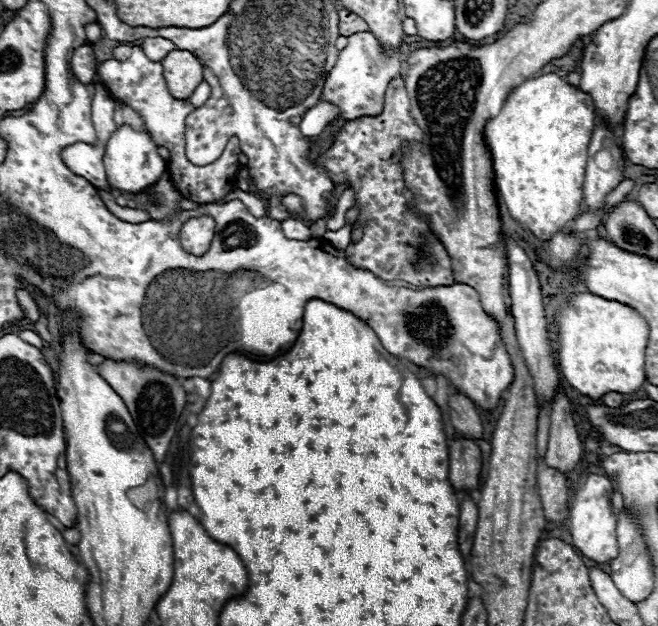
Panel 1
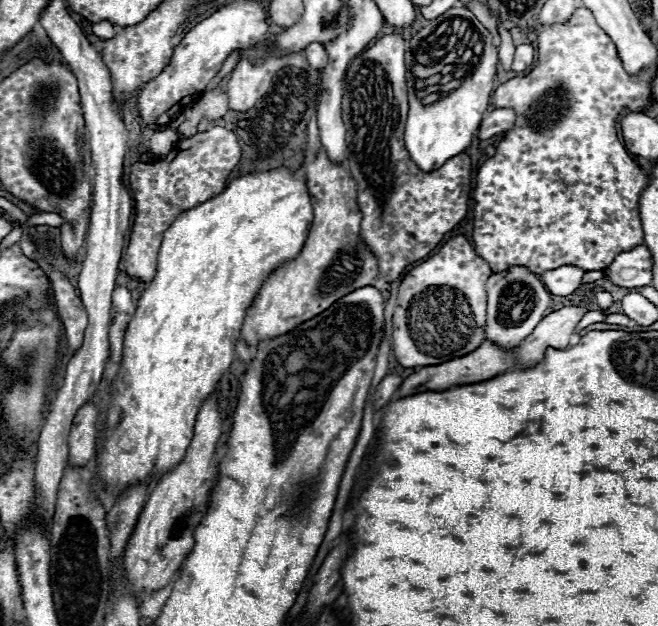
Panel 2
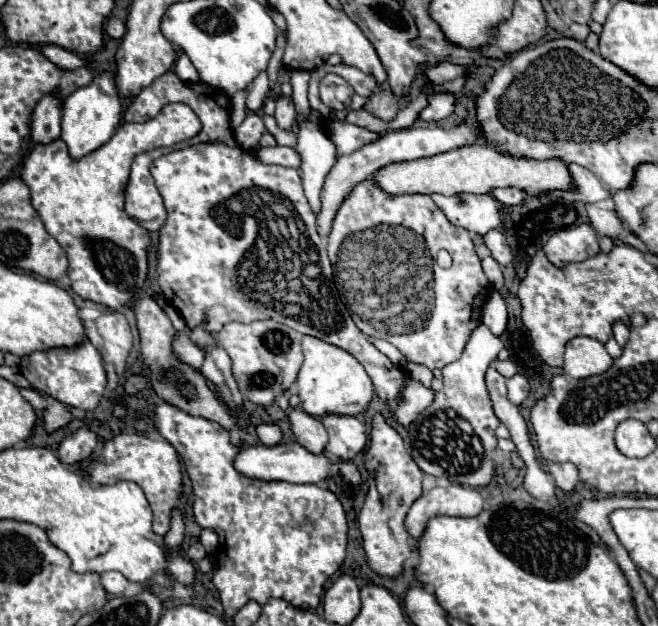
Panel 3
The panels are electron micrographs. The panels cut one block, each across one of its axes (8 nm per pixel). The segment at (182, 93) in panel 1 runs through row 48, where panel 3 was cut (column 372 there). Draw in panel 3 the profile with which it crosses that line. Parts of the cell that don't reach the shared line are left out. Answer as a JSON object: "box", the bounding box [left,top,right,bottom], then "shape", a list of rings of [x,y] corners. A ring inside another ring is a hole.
{"box":[372,144,574,196],"shape":[[[470,144],[444,154],[436,154],[430,158],[420,158],[412,162],[394,162],[382,166],[372,180],[380,190],[392,196],[402,194],[444,194],[454,196],[462,192],[472,194],[488,194],[494,188],[518,188],[530,196],[544,196],[556,190],[574,190],[574,180],[568,170],[568,164],[560,158],[550,160],[532,160],[532,158],[516,158],[502,154],[486,144]]]}

